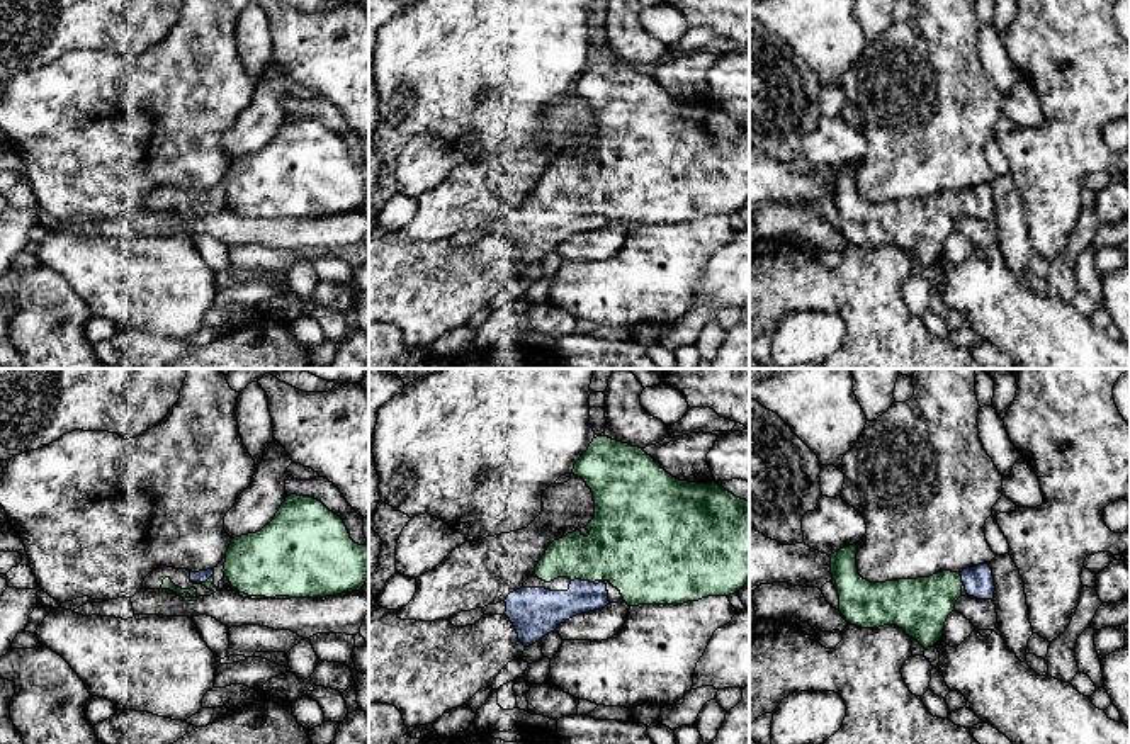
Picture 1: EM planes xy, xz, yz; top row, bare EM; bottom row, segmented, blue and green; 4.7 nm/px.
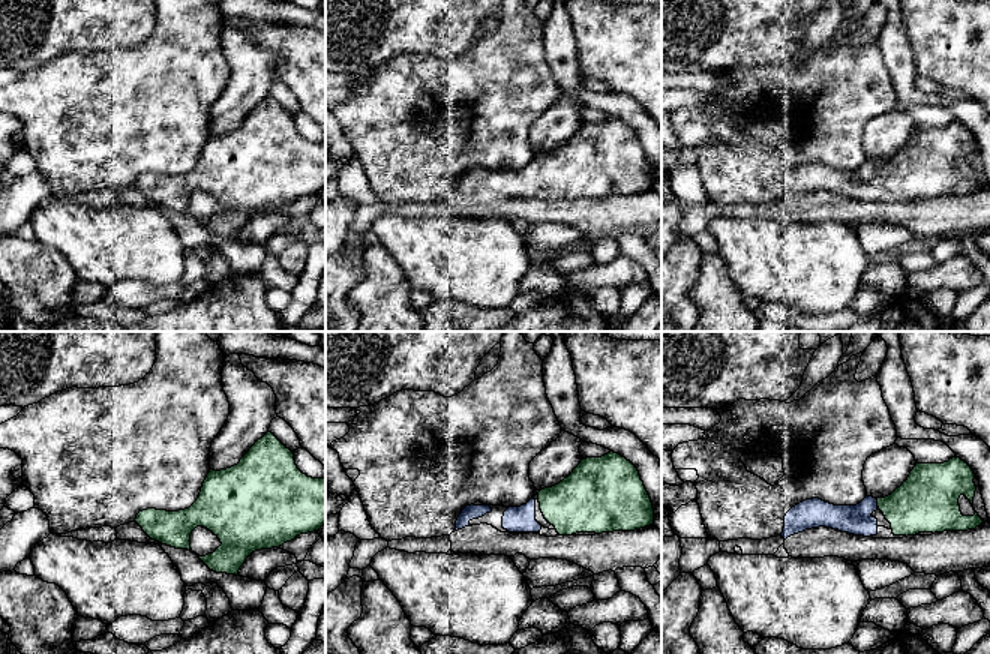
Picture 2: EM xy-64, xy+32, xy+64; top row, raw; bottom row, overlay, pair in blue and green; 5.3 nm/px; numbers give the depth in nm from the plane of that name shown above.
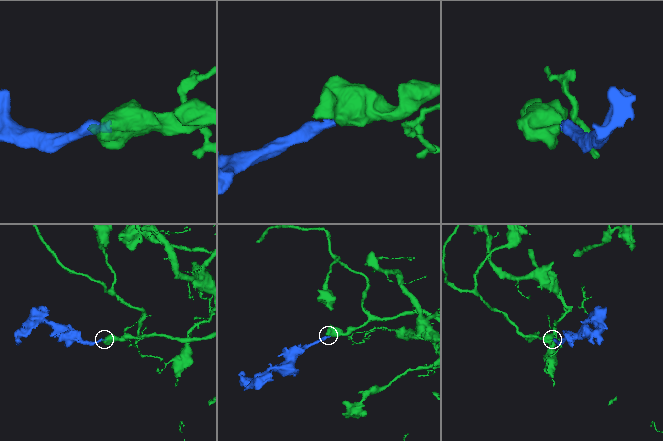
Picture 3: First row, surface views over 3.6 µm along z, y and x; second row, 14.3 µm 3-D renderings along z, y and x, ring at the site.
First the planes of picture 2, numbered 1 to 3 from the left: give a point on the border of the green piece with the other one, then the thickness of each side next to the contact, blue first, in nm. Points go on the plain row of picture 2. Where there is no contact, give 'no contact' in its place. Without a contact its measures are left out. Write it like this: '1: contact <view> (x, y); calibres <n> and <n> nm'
1: no contact
2: no contact
3: contact xy+64 (876, 167); calibres 160 and 300 nm

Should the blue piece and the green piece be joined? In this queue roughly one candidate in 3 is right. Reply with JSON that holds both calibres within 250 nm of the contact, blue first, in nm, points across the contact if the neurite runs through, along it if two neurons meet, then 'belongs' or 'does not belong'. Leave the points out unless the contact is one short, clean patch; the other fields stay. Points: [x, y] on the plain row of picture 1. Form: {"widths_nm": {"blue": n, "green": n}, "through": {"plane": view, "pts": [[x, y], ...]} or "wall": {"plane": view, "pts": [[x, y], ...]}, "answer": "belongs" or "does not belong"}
{"widths_nm": {"blue": 220, "green": 360}, "through": {"plane": "xz", "pts": [[539, 230], [561, 225], [583, 201], [612, 172], [624, 167]]}, "answer": "belongs"}

